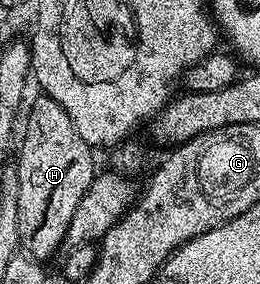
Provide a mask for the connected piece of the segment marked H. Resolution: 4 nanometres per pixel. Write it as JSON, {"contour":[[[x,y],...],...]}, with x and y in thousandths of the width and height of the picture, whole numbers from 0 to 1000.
{"contour":[[[146,335],[146,345],[115,370],[115,401],[100,412],[100,472],[85,482],[85,528],[69,539],[62,592],[69,602],[69,845],[81,873],[138,915],[177,926],[219,884],[242,873],[262,813],[262,785],[277,785],[277,757],[323,701],[323,673],[354,644],[369,620],[362,595],[362,553],[354,518],[323,504],[308,461],[262,419],[262,391],[215,363],[215,349],[173,335]]]}

